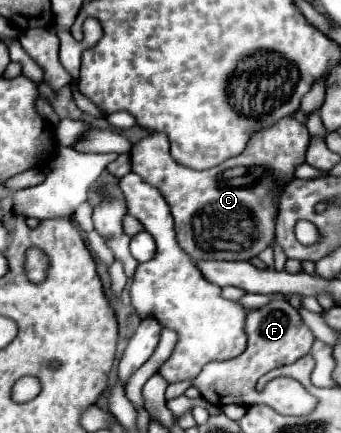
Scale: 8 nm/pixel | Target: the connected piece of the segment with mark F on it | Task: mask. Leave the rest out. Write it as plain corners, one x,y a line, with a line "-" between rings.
274,299
266,303
260,309
252,309
246,313
246,337
248,345
246,351
234,359
228,361
214,361
208,363
198,377
192,379
192,387
200,391
200,395
212,403
212,405
256,405
260,403
258,393
256,393
256,381
282,365
294,363
302,355
306,355
312,347
314,335
308,329
308,325
302,321
300,313
286,301
286,299

